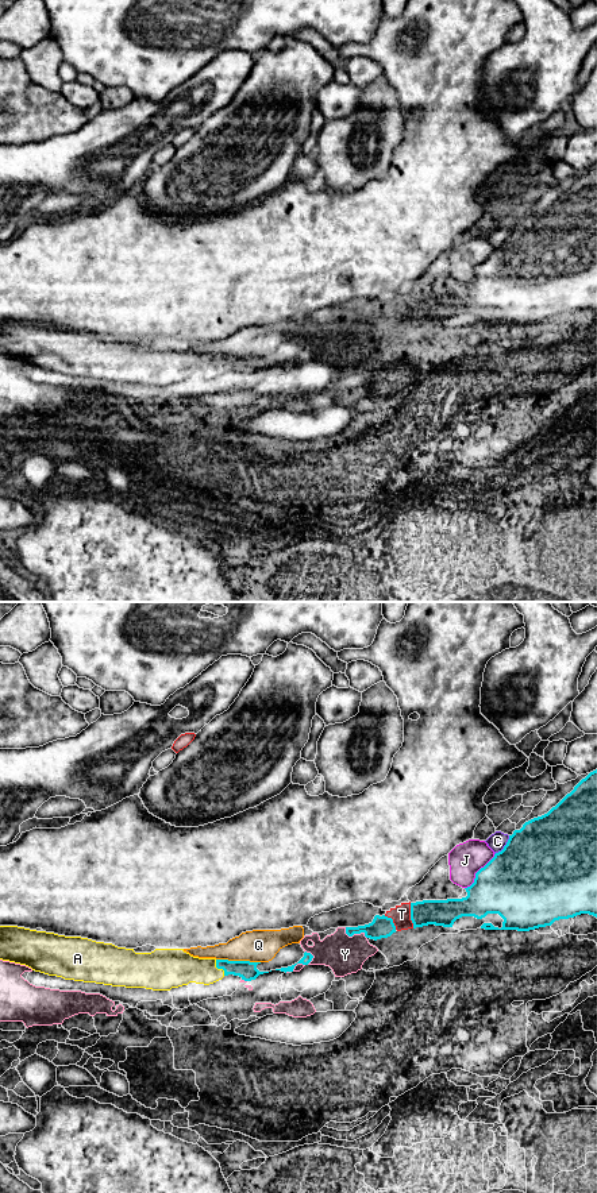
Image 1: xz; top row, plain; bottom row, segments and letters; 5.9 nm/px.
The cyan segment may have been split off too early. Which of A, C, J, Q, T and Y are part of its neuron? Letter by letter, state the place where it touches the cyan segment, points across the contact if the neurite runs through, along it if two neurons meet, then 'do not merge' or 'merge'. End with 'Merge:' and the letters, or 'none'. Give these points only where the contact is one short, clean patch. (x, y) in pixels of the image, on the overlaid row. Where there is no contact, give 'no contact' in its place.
A: xz (219, 968) | across xz (247, 970), (242, 968), (219, 968), (177, 968) | merge
C: xz (504, 846) | do not merge
J: xz (477, 872) | do not merge
Q: xz (238, 961) | do not merge
T: xz (411, 915) | do not merge
Y: xz (354, 933) | do not merge
Merge: A

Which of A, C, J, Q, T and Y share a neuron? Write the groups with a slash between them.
A / C / J / Q / T / Y

